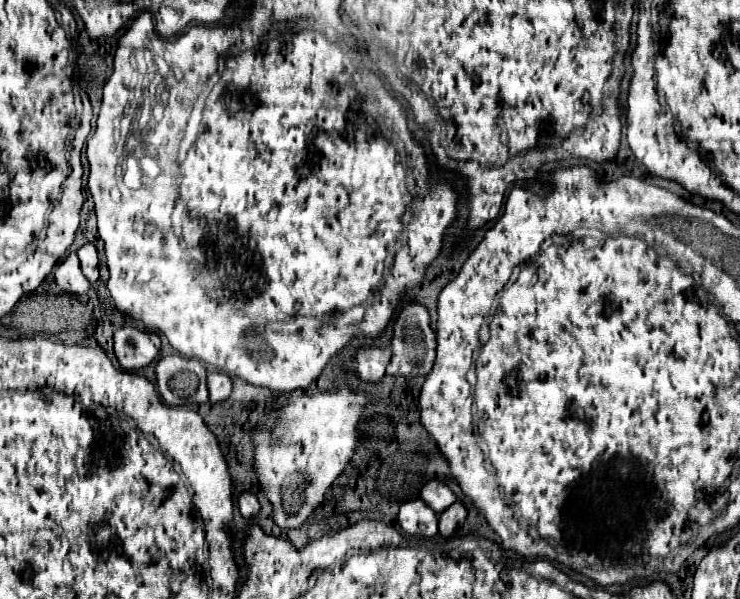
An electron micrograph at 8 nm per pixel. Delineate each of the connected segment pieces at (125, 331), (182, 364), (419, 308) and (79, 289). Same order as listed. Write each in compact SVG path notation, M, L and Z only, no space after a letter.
M122 327L114 333L114 353L122 369L142 369L160 353L160 337L134 327Z
M180 355L160 357L156 363L158 393L168 405L202 405L208 403L206 367L196 359Z
M408 301L404 303L402 311L398 313L396 321L394 321L394 335L392 335L392 359L388 365L390 375L410 375L410 377L418 377L418 375L426 375L430 373L434 359L436 359L436 335L430 327L430 315L428 309L418 303L418 301Z
M68 253L60 265L54 271L54 281L60 289L74 293L74 295L82 295L90 289L90 283L86 281L82 269L80 269L80 261L76 253Z

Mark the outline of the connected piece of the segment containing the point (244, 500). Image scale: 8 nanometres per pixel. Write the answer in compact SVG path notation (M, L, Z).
M242 491L238 495L238 507L240 507L240 513L244 519L252 519L260 511L260 503L258 503L256 495L250 491Z

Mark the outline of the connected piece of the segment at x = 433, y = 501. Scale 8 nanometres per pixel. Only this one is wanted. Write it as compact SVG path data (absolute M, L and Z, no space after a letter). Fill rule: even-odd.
M434 479L434 481L428 481L428 483L422 487L420 497L422 497L422 501L426 501L426 505L430 505L438 515L456 501L456 495L452 493L452 489L450 489L446 483L436 481L436 479Z

